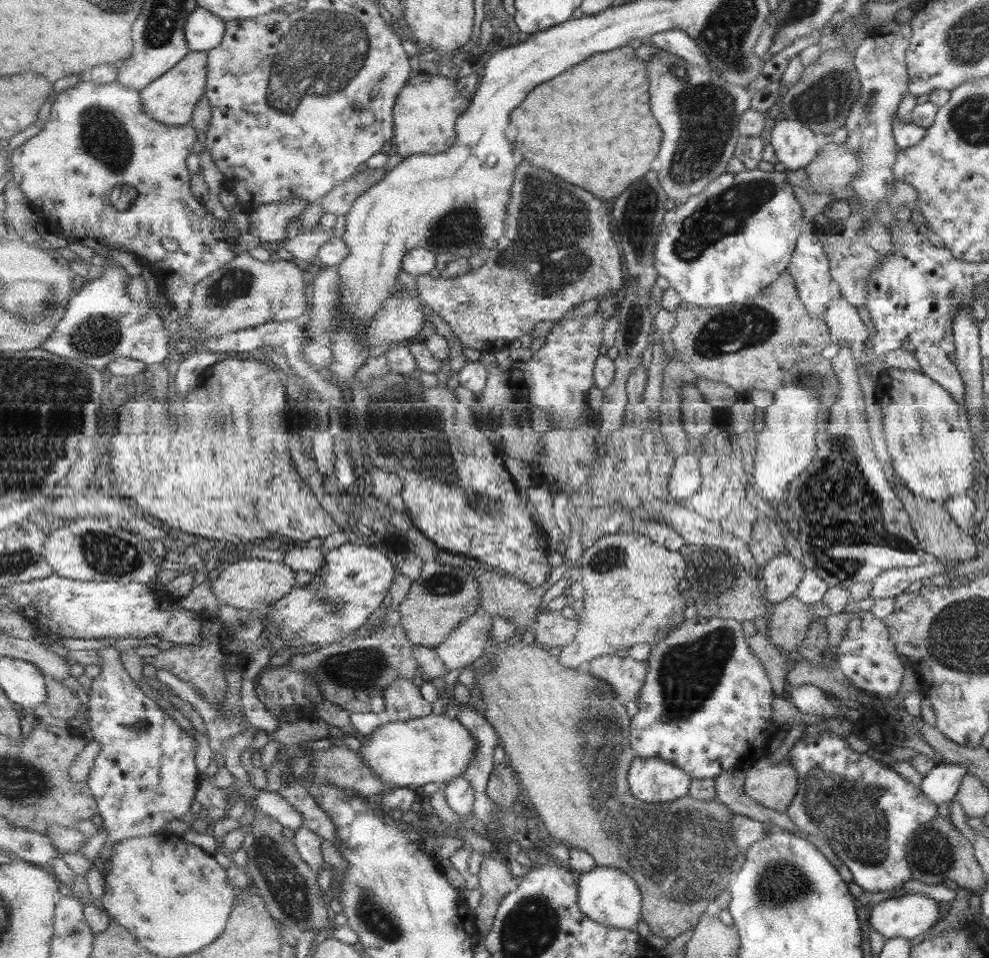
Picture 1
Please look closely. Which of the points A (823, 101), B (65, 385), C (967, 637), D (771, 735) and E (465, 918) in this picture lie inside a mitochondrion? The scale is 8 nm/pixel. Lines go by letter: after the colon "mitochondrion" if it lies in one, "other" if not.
A: mitochondrion
B: mitochondrion
C: mitochondrion
D: other
E: other

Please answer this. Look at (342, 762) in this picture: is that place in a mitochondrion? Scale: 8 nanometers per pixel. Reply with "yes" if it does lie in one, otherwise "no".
no

